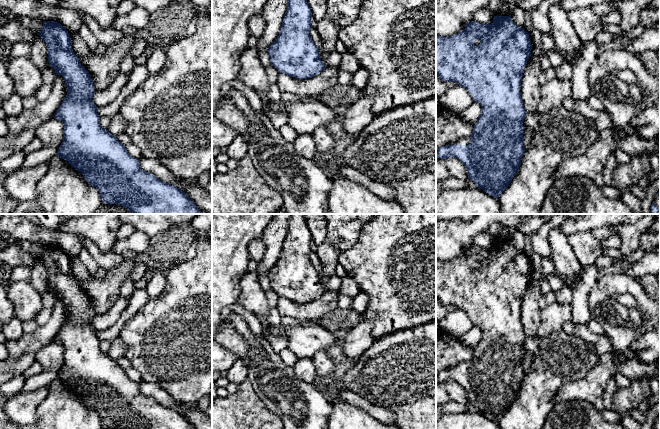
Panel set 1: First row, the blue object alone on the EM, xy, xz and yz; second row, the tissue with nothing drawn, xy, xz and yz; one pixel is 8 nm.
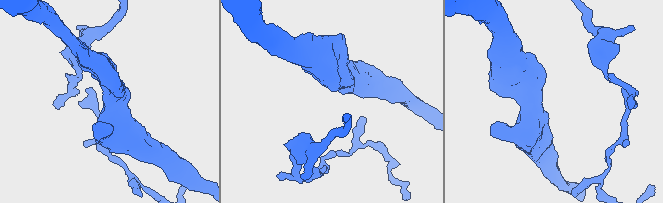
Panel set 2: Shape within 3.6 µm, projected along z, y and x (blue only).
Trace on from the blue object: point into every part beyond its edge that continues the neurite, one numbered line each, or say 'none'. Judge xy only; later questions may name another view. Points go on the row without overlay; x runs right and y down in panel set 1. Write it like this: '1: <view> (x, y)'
none

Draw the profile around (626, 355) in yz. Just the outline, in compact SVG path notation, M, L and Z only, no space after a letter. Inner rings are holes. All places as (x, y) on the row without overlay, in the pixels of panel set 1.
M614 349L614 352L619 354L619 358L622 361L636 359L636 353L633 351L626 350L624 352L619 352L616 349Z

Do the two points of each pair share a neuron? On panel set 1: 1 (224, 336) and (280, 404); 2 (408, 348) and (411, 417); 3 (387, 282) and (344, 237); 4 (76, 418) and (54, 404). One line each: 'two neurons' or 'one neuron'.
1: one neuron
2: one neuron
3: two neurons
4: one neuron

